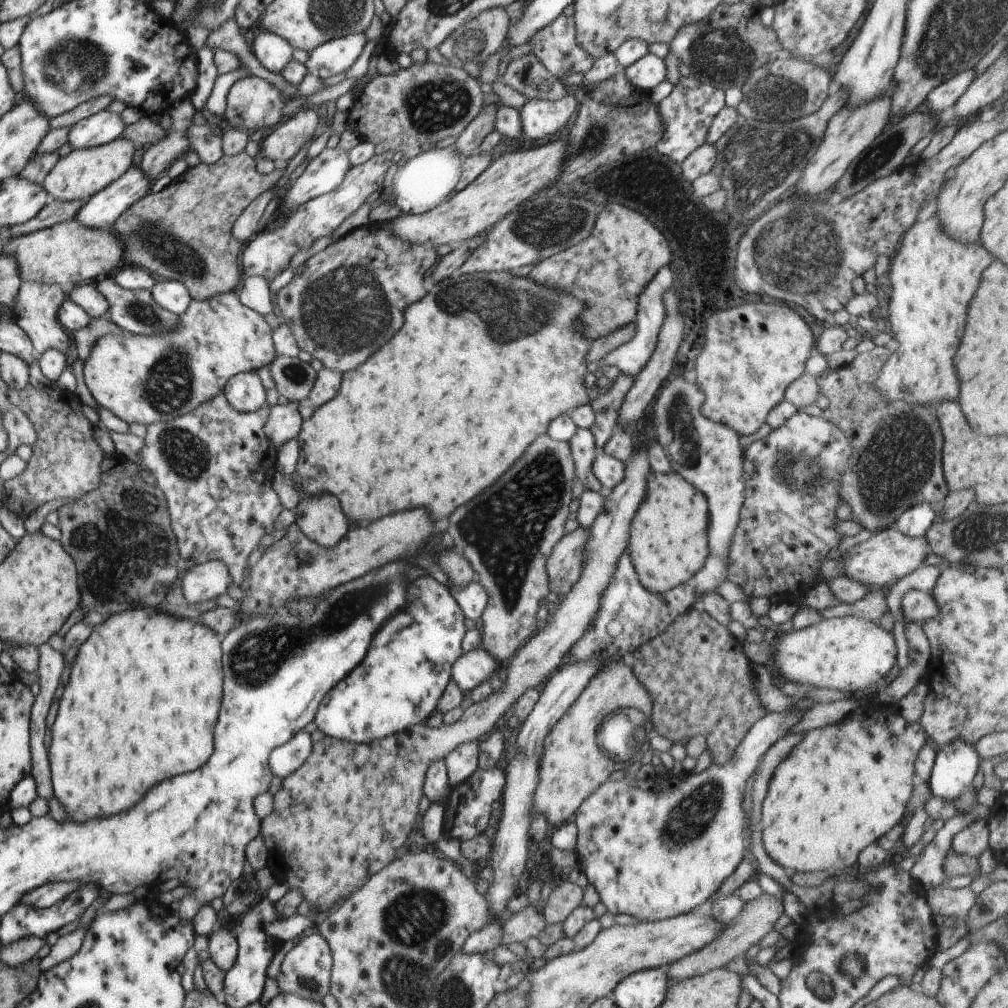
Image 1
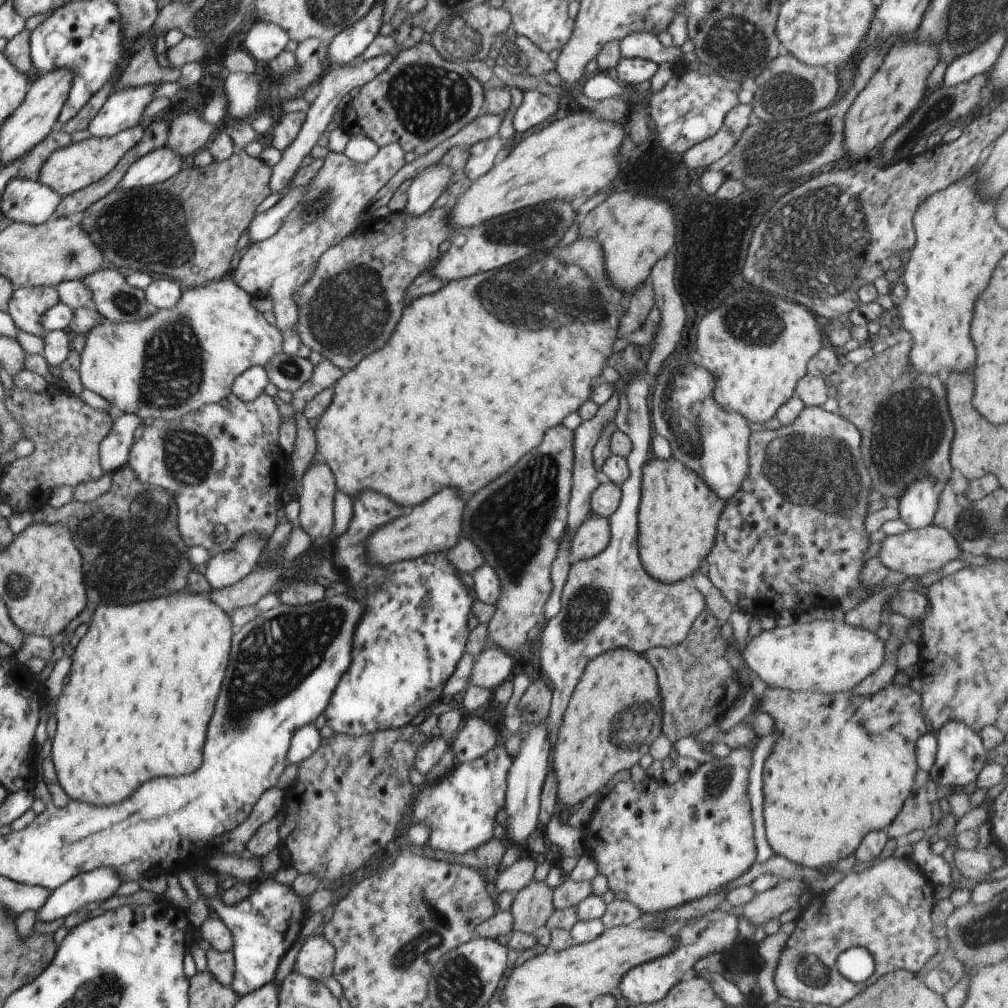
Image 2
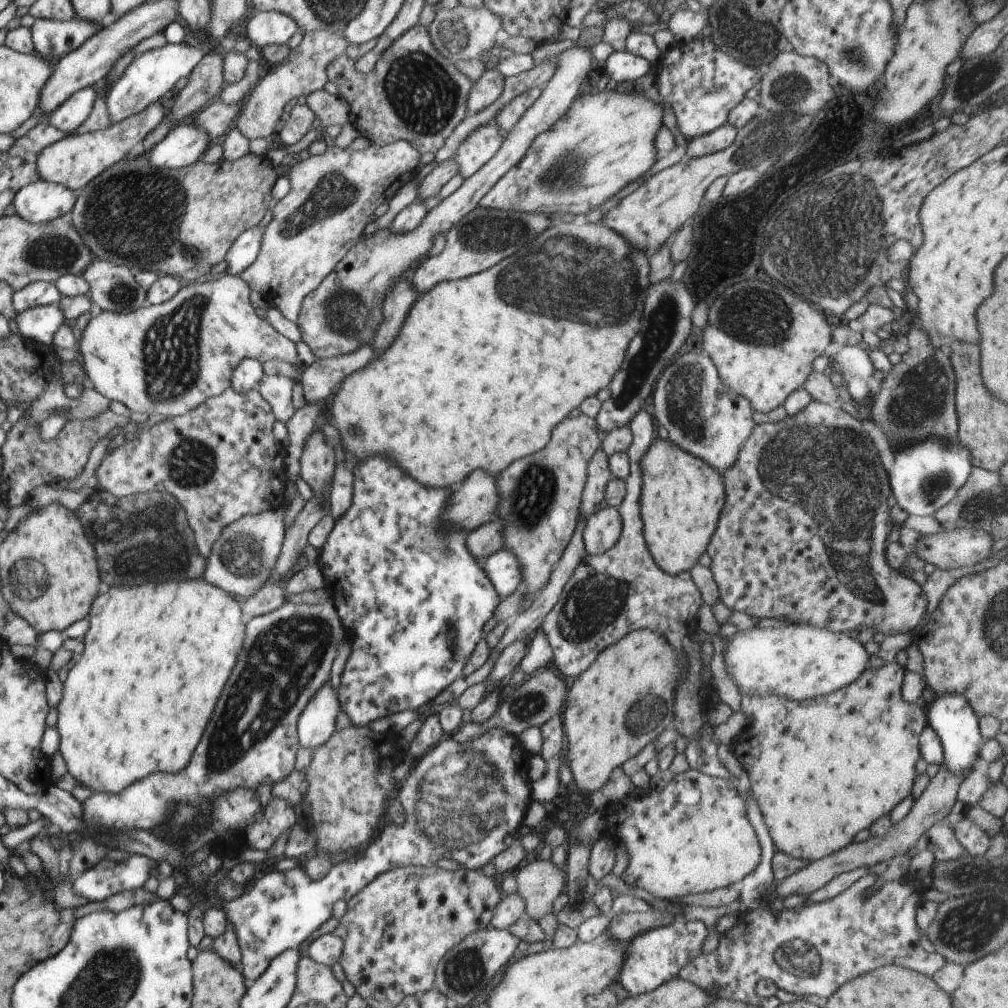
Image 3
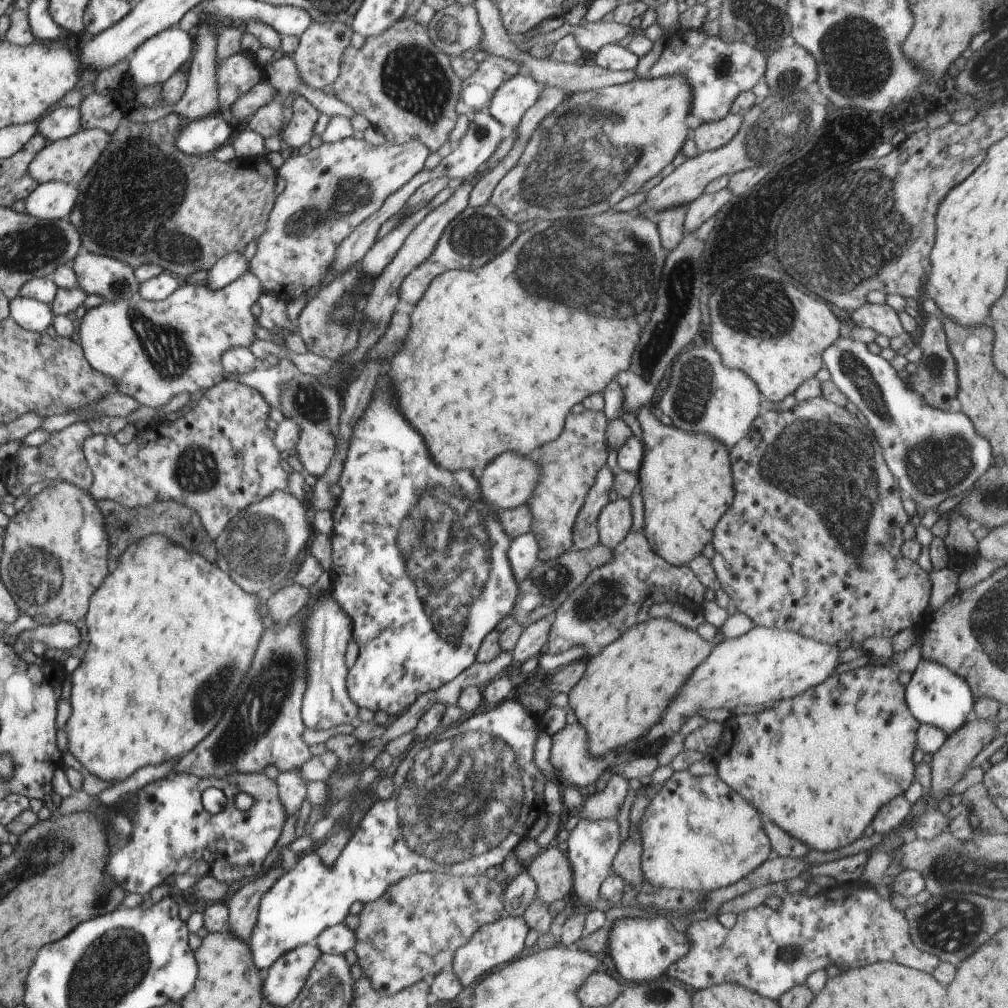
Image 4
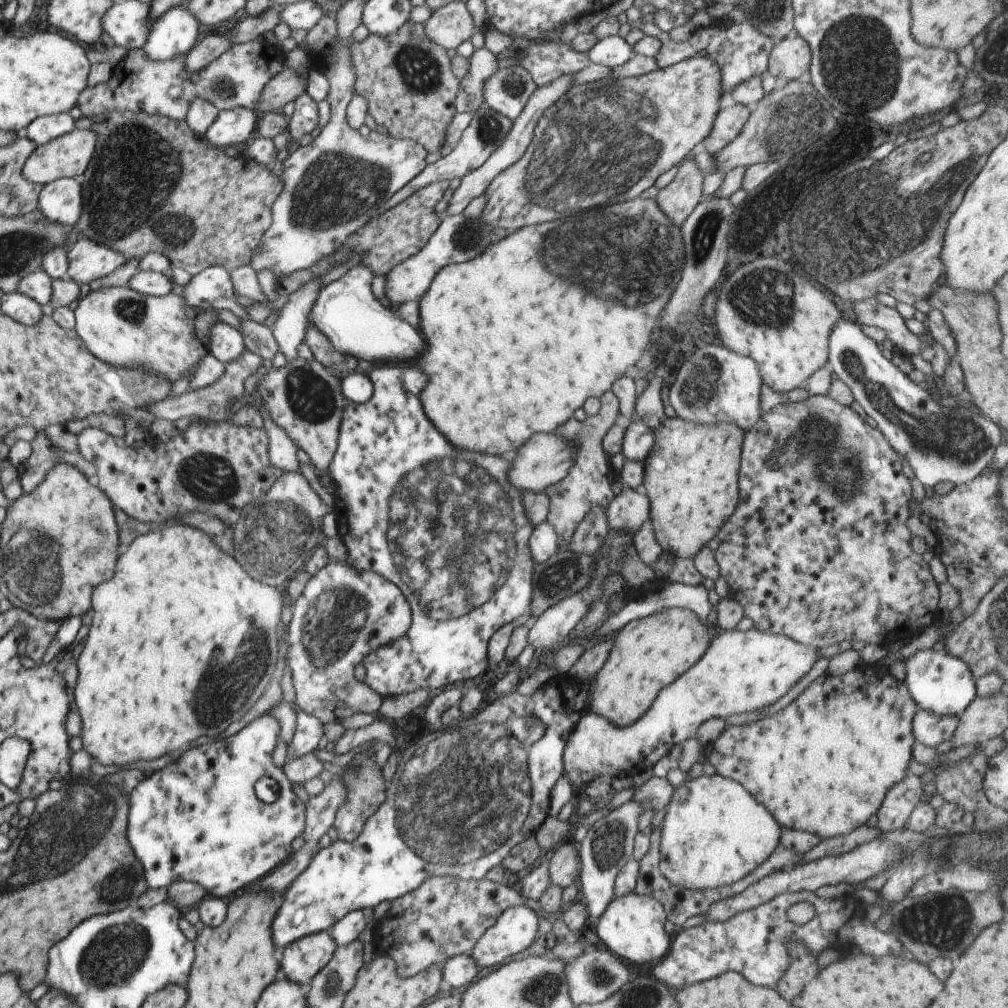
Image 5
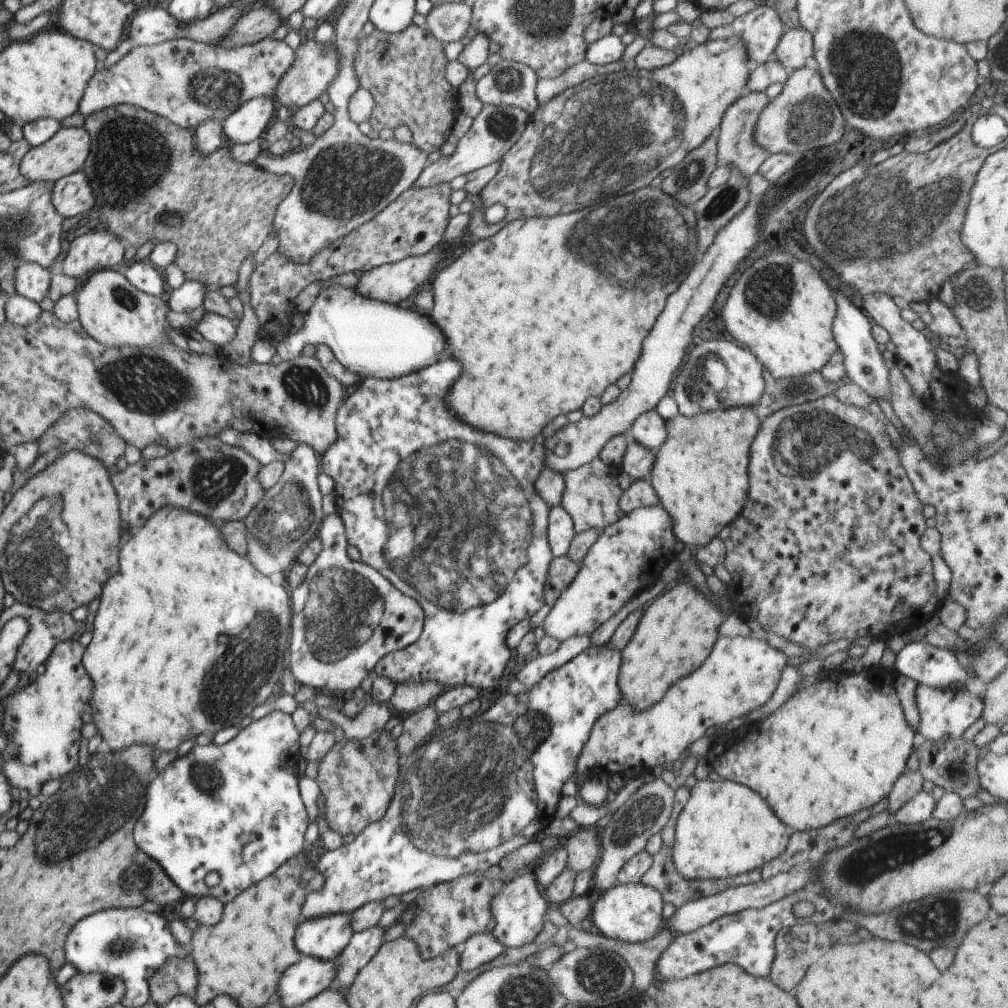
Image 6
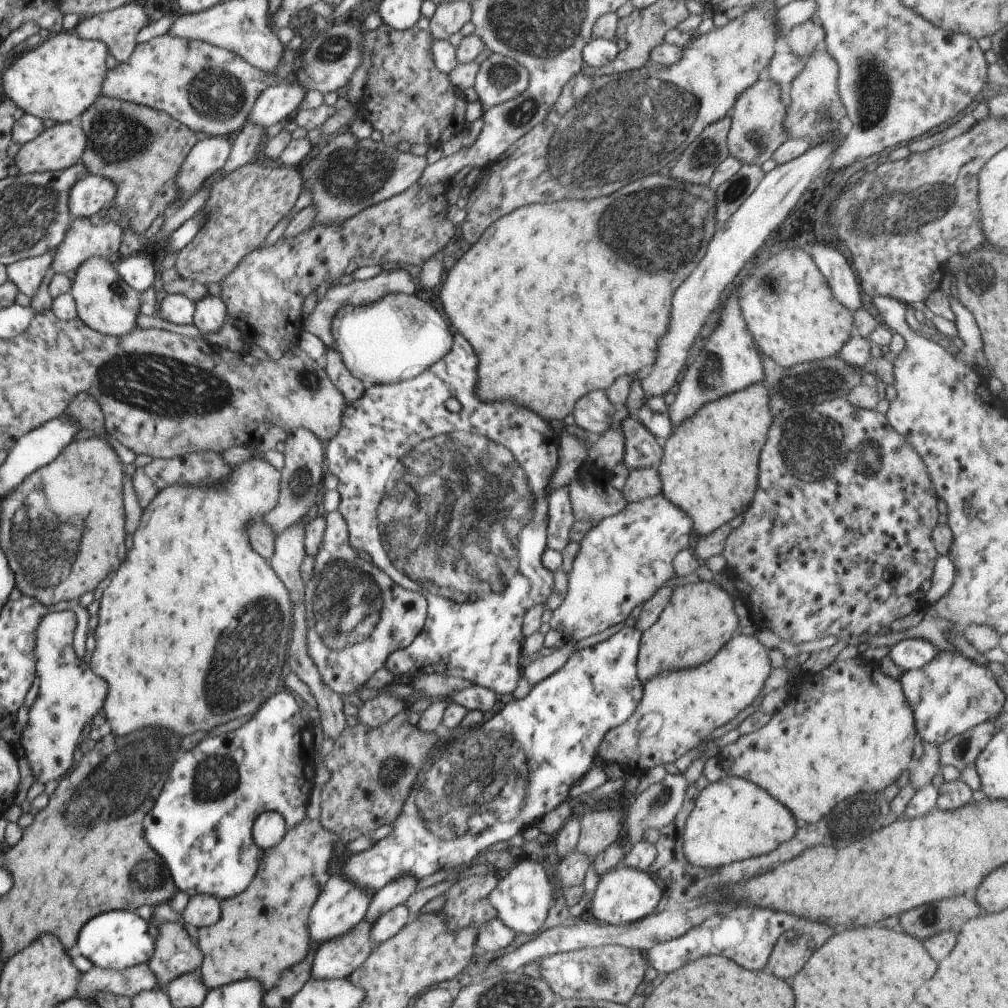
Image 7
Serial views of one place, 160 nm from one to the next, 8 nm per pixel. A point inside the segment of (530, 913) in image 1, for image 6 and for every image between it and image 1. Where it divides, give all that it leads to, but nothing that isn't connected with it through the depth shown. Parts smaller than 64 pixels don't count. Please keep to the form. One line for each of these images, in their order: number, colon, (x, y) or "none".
2: (532, 905)
3: (540, 882)
4: (551, 869)
5: (563, 867)
6: (583, 848)

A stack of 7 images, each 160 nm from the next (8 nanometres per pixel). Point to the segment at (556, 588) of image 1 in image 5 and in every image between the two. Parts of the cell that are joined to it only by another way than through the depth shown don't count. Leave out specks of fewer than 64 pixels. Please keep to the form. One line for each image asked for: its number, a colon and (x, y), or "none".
2: (594, 534)
3: (603, 528)
4: (615, 519)
5: (629, 511)

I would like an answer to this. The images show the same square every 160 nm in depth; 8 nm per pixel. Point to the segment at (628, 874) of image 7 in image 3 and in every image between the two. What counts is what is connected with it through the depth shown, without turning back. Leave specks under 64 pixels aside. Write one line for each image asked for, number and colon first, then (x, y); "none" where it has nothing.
3: (652, 958)
4: (642, 949)
5: (632, 927)
6: (633, 913)

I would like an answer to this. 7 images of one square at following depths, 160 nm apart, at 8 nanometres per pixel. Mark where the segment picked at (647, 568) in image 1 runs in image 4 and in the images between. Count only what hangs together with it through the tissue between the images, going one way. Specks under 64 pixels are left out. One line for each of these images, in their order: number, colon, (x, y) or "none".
2: (678, 516)
3: (682, 497)
4: (686, 479)

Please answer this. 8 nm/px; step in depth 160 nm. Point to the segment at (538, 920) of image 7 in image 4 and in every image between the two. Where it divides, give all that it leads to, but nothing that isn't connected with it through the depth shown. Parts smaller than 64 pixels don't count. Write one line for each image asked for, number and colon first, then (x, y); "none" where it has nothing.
4: (498, 943)
5: (515, 930)
6: (519, 911)

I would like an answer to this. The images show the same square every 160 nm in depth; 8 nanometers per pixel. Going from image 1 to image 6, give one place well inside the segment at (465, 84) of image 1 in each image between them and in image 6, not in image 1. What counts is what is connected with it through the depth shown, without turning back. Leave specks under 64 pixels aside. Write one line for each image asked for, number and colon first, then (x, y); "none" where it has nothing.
2: (421, 99)
3: (414, 93)
4: (406, 86)
5: (407, 82)
6: (404, 72)

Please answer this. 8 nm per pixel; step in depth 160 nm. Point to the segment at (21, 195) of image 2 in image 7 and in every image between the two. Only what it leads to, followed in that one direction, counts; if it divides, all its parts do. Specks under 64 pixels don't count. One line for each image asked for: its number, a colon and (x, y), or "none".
3: (40, 202)
4: (54, 200)
5: (61, 201)
6: (72, 196)
7: (87, 197)

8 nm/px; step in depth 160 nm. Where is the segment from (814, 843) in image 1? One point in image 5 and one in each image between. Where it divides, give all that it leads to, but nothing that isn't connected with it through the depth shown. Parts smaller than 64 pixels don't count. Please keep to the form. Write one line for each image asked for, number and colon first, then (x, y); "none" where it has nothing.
2: (843, 764)
3: (822, 769)
4: (821, 764)
5: (823, 764)

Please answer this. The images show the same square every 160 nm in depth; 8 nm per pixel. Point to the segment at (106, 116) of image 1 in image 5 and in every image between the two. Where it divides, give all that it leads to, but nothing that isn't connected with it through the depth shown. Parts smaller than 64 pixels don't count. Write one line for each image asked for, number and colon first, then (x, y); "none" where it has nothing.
2: (124, 108)
3: (150, 75)
4: (154, 61)
5: (175, 33)

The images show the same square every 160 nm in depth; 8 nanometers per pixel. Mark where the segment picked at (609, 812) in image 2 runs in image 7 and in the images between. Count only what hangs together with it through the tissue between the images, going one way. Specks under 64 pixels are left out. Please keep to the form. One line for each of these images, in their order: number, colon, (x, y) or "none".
3: (694, 835)
4: (698, 834)
5: (714, 833)
6: (725, 829)
7: (733, 819)

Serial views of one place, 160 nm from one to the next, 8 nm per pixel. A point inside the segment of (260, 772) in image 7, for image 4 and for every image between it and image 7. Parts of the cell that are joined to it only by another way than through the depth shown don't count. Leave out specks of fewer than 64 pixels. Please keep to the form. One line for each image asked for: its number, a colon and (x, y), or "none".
4: (173, 834)
5: (198, 819)
6: (235, 809)

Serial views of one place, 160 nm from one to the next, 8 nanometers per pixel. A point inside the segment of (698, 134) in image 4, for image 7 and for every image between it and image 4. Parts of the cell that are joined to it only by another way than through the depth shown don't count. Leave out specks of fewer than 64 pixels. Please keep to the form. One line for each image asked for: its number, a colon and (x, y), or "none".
5: (727, 125)
6: (735, 143)
7: (757, 129)

